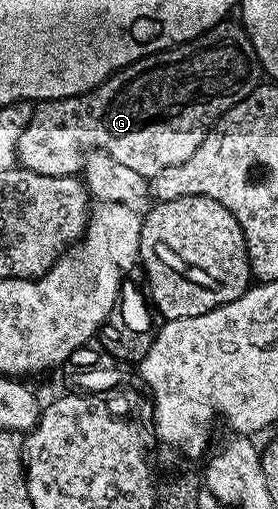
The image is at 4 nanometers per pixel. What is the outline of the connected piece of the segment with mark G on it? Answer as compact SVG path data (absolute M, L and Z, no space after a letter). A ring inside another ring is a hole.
M225 20L220 25L214 26L212 30L207 30L202 36L198 36L189 42L183 42L181 46L171 46L169 50L160 50L157 54L148 54L145 58L139 58L137 62L131 62L86 94L73 94L70 98L50 98L41 101L33 109L32 119L22 132L22 136L18 136L16 160L23 169L38 172L42 176L66 176L71 178L83 171L85 154L93 150L100 150L103 154L114 156L114 160L118 160L118 164L126 164L126 168L131 168L132 171L138 172L138 176L150 180L154 176L158 176L158 172L164 171L165 168L174 168L174 164L182 164L182 160L190 160L190 156L194 156L194 152L198 152L202 140L208 135L209 130L215 126L217 120L230 108L234 108L234 104L246 100L246 96L250 96L250 92L254 92L256 87L261 85L261 82L260 57L256 55L256 49L250 40L250 36L244 31L243 25L236 23L235 26L232 20Z

